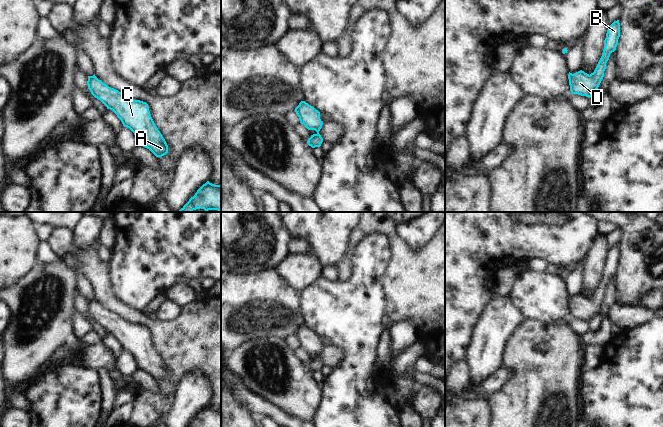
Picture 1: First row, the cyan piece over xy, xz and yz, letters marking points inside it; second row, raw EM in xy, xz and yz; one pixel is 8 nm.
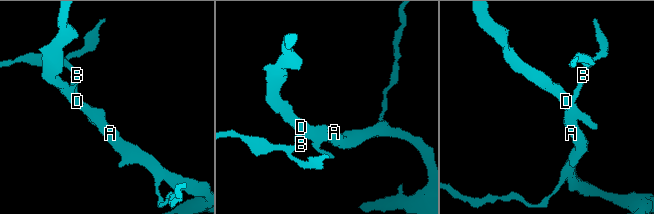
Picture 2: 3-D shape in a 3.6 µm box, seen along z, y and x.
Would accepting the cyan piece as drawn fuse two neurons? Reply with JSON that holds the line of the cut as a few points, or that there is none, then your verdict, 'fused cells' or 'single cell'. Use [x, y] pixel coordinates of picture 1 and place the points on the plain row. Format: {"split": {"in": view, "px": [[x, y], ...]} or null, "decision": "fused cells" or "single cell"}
{"split": null, "decision": "single cell"}

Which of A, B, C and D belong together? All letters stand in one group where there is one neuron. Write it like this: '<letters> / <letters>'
A B C D

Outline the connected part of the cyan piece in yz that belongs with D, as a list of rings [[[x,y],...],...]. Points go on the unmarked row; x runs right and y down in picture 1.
[[[619,244],[614,245],[607,254],[604,264],[604,273],[602,280],[594,294],[590,299],[580,294],[574,298],[568,298],[570,315],[572,318],[578,318],[590,322],[597,314],[604,301],[606,287],[610,278],[616,274],[618,263],[620,261]]]

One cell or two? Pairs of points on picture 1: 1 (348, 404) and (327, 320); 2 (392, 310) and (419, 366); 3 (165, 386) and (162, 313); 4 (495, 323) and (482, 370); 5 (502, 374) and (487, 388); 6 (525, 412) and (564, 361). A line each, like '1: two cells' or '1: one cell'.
1: one cell
2: two cells
3: two cells
4: one cell
5: one cell
6: one cell

